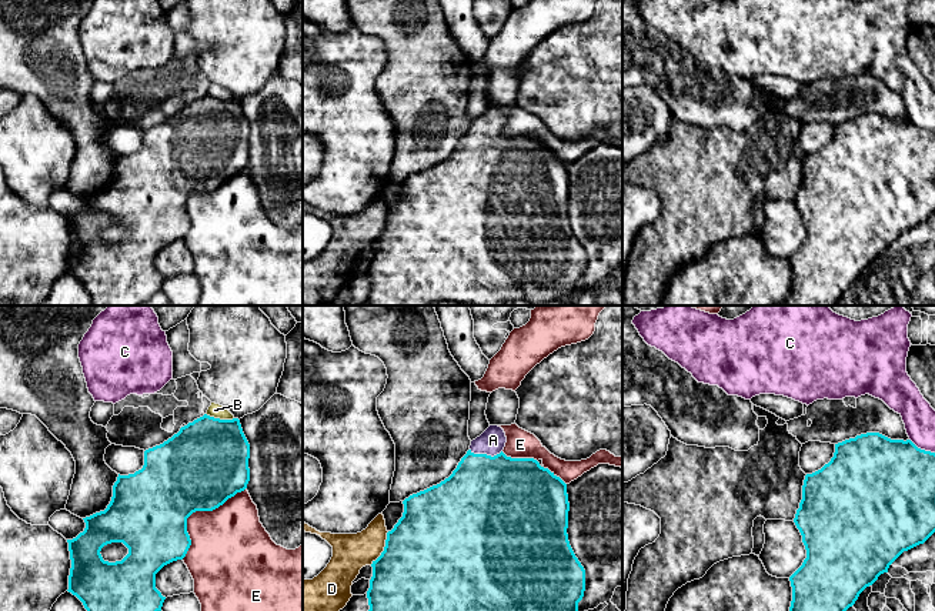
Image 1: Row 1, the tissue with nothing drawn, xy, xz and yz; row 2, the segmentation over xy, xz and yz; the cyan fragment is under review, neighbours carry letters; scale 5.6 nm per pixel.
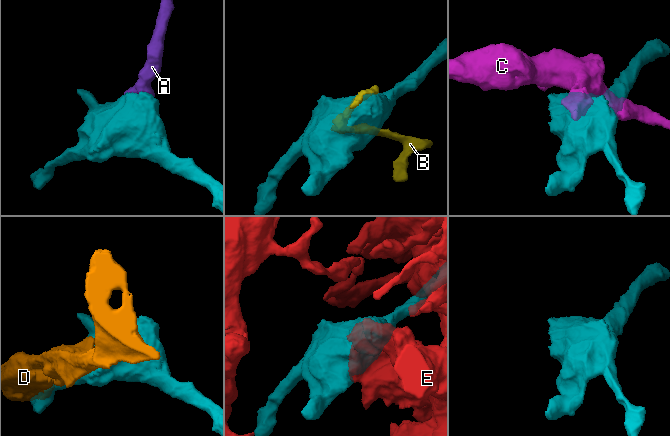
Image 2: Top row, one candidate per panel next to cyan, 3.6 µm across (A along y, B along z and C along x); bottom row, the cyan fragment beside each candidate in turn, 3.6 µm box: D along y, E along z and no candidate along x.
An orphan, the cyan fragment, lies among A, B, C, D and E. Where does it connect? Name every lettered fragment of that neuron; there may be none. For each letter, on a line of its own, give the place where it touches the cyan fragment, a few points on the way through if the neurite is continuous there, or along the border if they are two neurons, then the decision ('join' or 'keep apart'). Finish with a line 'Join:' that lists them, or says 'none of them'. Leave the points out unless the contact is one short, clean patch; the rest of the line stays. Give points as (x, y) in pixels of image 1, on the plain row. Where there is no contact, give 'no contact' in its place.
A: contact xz (486, 134); join
B: contact xy (219, 99); keep apart
C: contact yz (922, 130); keep apart
D: contact xz (384, 229); keep apart
E: contact xy (196, 190); keep apart
Join: A

